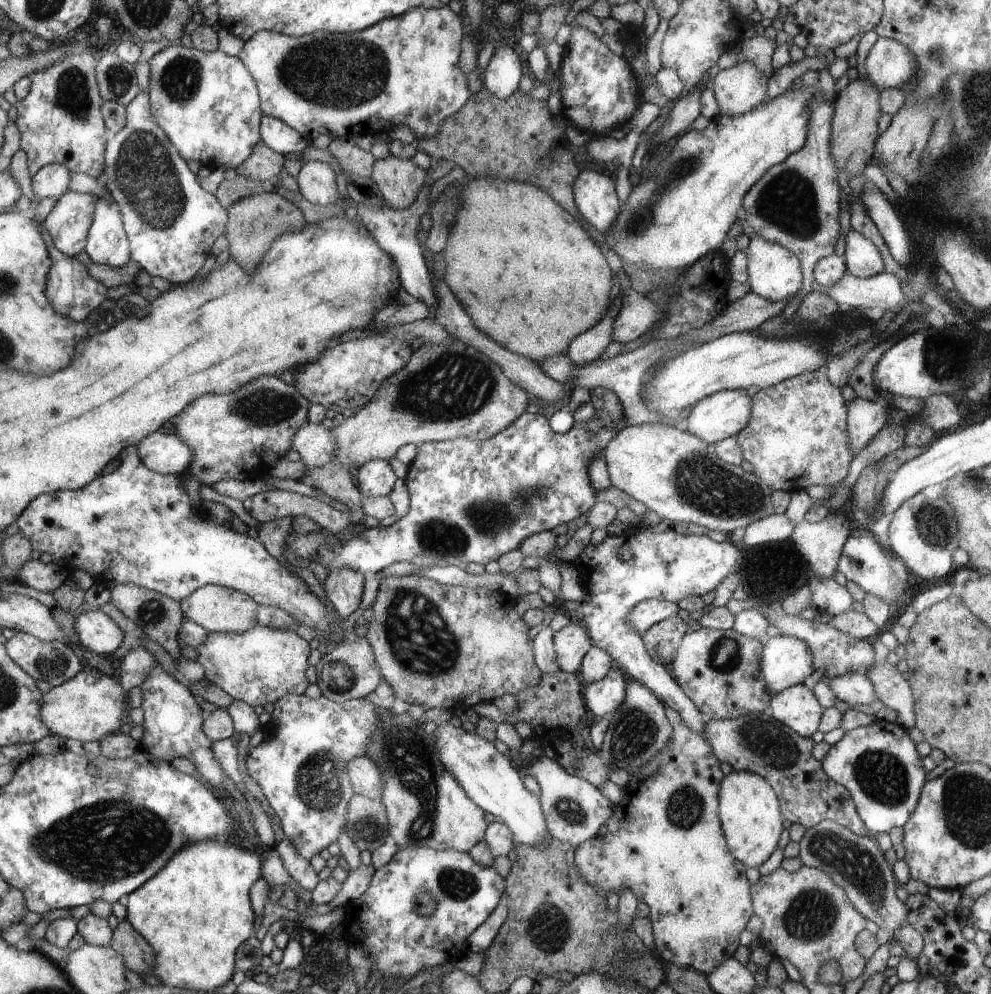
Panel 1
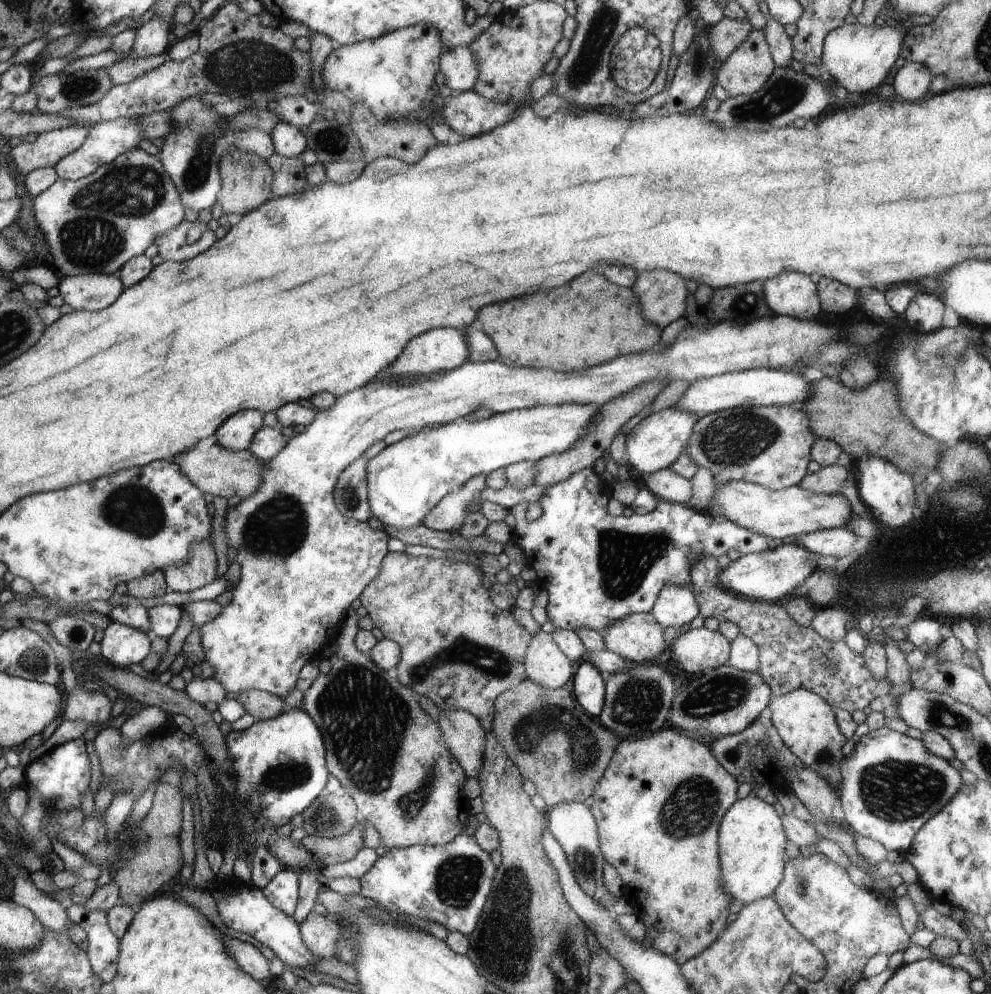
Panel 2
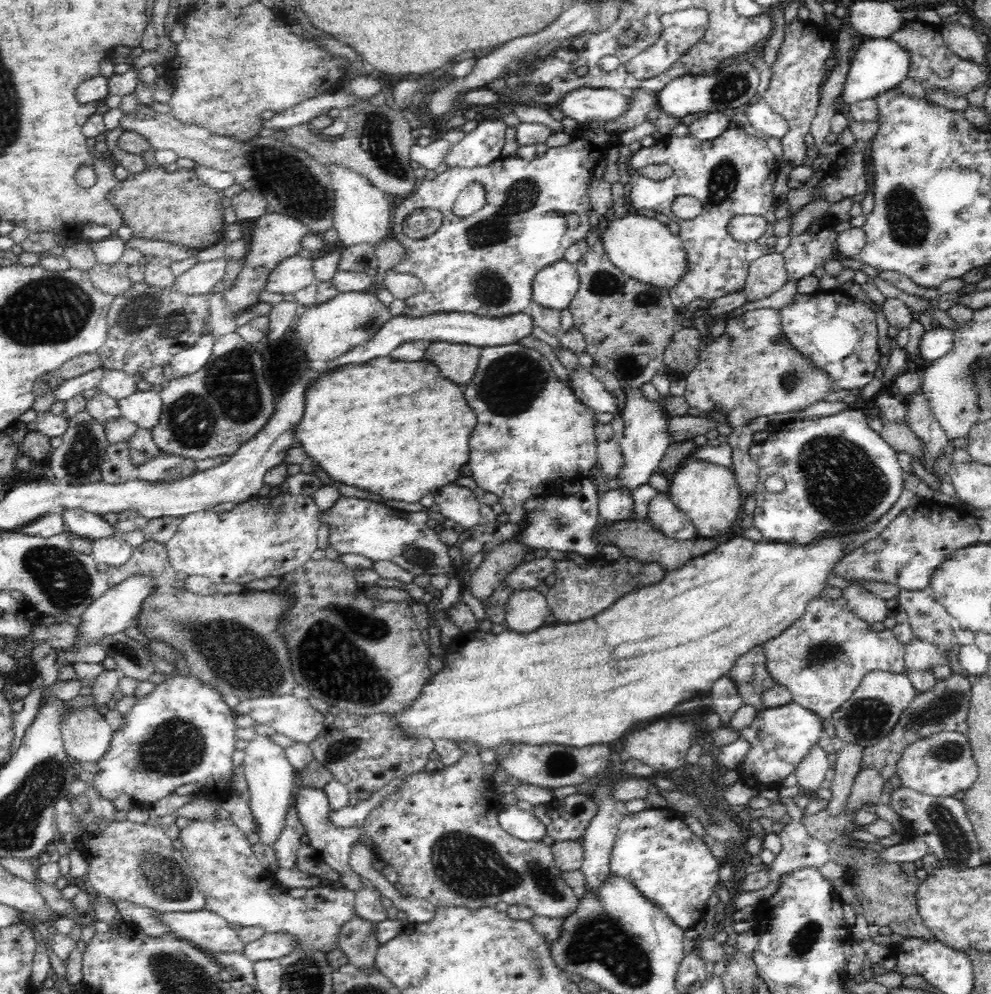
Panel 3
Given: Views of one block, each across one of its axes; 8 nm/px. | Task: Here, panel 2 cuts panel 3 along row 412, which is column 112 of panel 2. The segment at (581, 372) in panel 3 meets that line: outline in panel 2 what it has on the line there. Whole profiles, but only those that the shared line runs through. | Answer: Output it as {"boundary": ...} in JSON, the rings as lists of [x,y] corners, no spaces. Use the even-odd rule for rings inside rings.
{"boundary":[[[114,594],[110,599],[119,600],[120,604],[112,608],[112,612],[108,615],[111,621],[134,627],[142,632],[150,632],[151,620],[149,612],[142,605],[134,602],[132,598],[126,598],[127,594]]]}

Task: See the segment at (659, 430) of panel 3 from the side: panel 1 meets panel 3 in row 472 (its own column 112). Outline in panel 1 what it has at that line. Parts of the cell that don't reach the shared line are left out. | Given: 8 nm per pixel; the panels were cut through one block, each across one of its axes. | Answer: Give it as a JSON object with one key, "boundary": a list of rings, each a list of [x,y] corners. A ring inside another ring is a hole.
{"boundary":[[[100,610],[75,616],[75,629],[85,649],[103,657],[114,656],[122,644],[122,630]]]}

